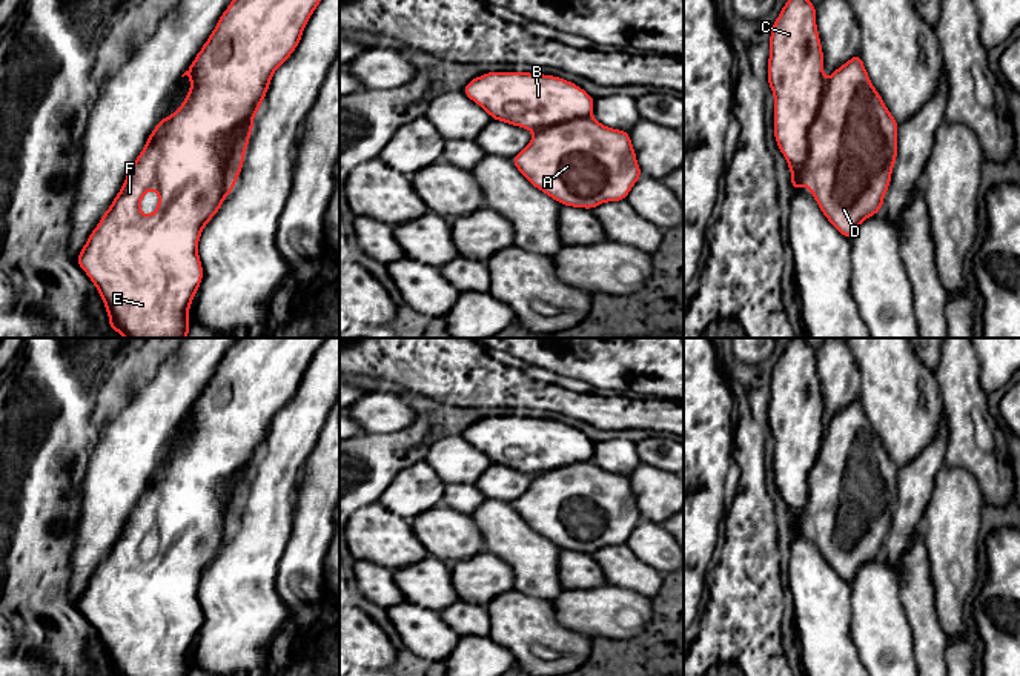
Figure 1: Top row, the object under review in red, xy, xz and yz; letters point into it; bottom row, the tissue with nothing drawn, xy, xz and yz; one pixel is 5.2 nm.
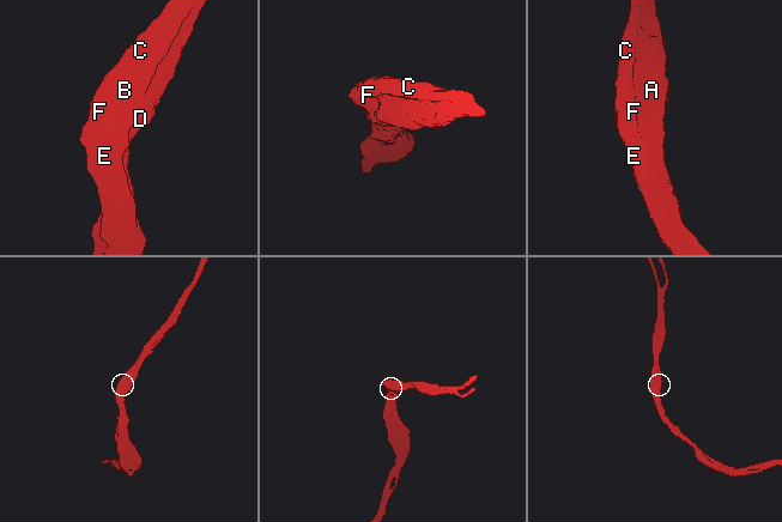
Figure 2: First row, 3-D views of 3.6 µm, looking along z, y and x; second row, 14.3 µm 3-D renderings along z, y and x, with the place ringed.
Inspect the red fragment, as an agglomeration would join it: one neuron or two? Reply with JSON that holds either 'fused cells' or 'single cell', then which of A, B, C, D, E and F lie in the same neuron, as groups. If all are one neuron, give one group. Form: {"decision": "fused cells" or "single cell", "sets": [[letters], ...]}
{"decision": "fused cells", "sets": [["A", "D"], ["B", "C", "E", "F"]]}

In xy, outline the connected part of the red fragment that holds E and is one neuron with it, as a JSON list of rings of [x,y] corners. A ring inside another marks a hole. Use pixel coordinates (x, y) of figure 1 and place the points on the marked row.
[[[232,0],[190,68],[181,75],[190,77],[187,97],[171,117],[157,123],[143,151],[131,166],[123,187],[88,237],[77,258],[78,267],[95,284],[106,306],[109,330],[117,330],[124,338],[186,338],[190,332],[189,307],[203,281],[198,240],[204,226],[226,200],[226,164],[232,147],[232,132],[255,117],[272,75],[296,49],[303,31],[320,2]],[[149,189],[158,192],[158,206],[154,214],[143,215],[140,201]]]

